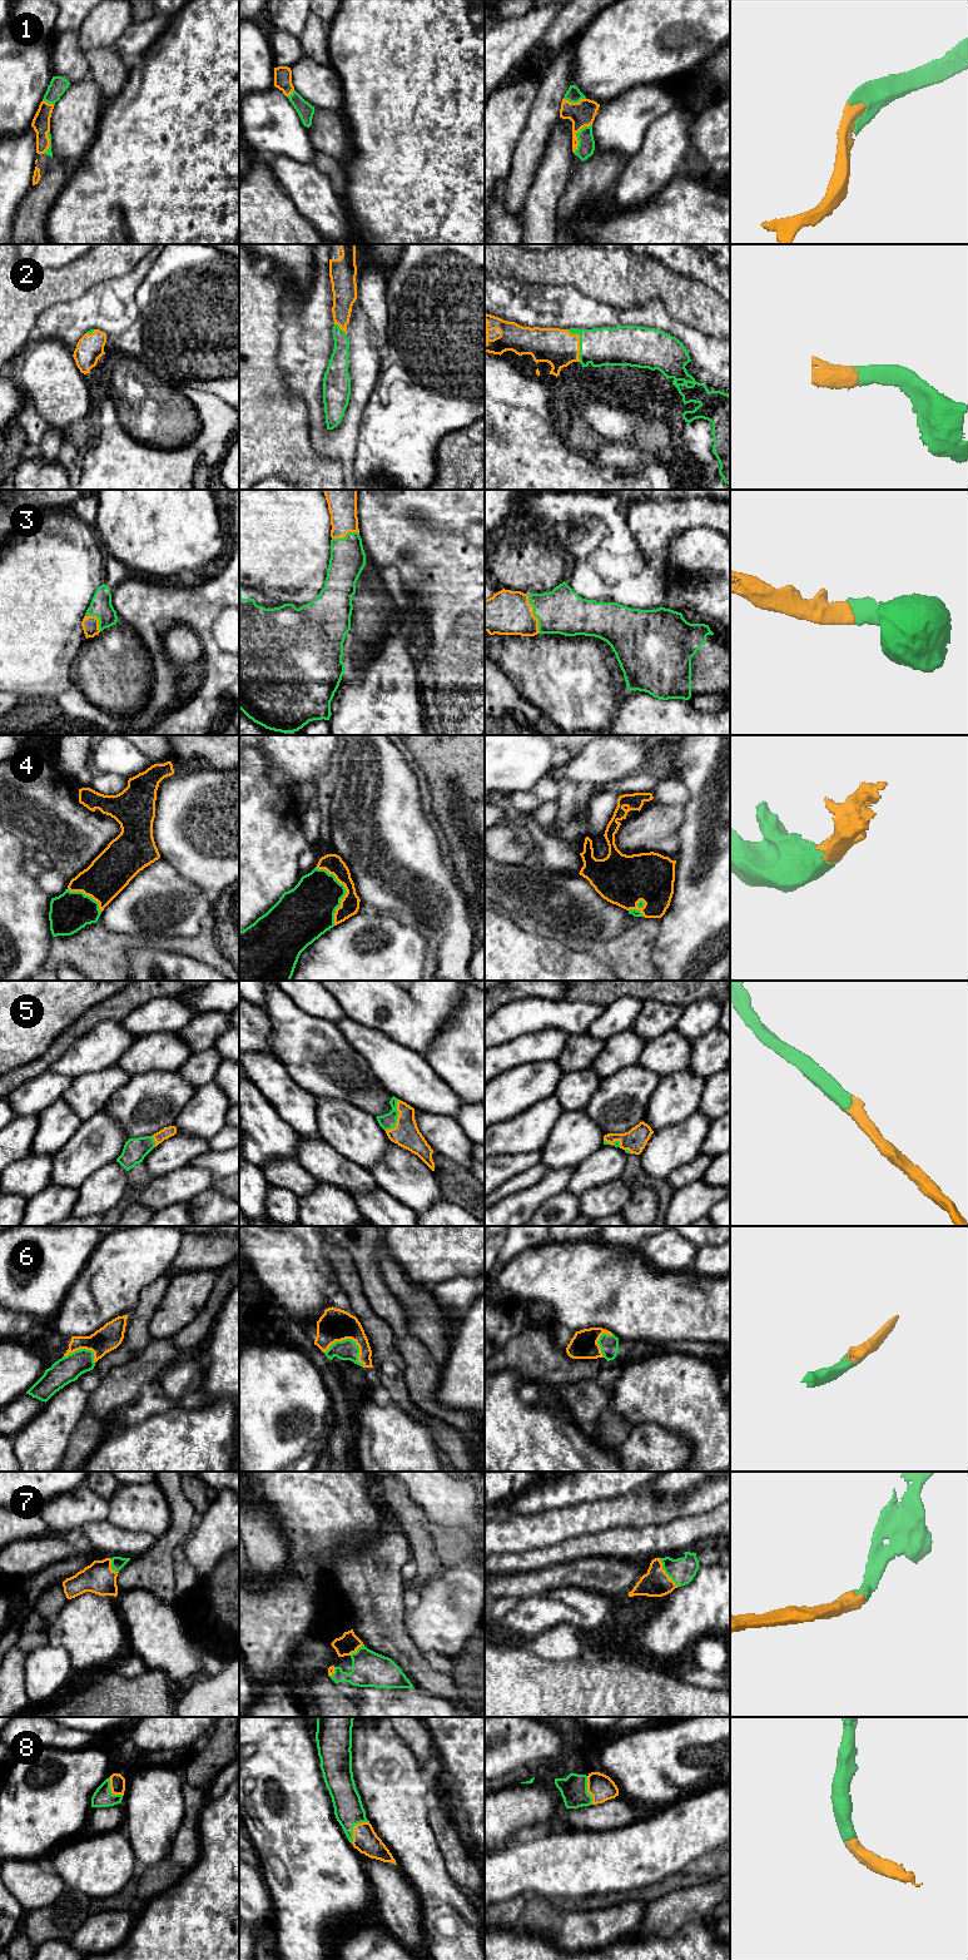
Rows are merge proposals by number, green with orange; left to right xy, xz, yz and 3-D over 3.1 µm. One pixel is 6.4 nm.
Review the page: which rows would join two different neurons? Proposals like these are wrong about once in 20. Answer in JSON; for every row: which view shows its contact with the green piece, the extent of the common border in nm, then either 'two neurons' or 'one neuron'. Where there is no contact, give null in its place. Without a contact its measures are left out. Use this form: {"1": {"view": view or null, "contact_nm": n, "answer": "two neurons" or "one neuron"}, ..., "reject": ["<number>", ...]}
{"1": {"view": "yz", "contact_nm": 220, "answer": "one neuron"}, "2": {"view": "yz", "contact_nm": 220, "answer": "one neuron"}, "3": {"view": "yz", "contact_nm": 280, "answer": "one neuron"}, "4": {"view": "xz", "contact_nm": 400, "answer": "one neuron"}, "5": {"view": "xz", "contact_nm": 220, "answer": "one neuron"}, "6": {"view": "xz", "contact_nm": 280, "answer": "one neuron"}, "7": {"view": "yz", "contact_nm": 240, "answer": "one neuron"}, "8": {"view": "xz", "contact_nm": 180, "answer": "one neuron"}, "reject": []}

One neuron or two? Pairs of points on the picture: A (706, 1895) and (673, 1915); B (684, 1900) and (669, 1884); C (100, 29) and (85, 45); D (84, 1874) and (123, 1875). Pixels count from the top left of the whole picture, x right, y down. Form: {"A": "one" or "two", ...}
{"A": "one", "B": "two", "C": "one", "D": "one"}

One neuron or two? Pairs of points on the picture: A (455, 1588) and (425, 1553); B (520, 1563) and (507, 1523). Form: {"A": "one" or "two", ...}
{"A": "two", "B": "two"}

